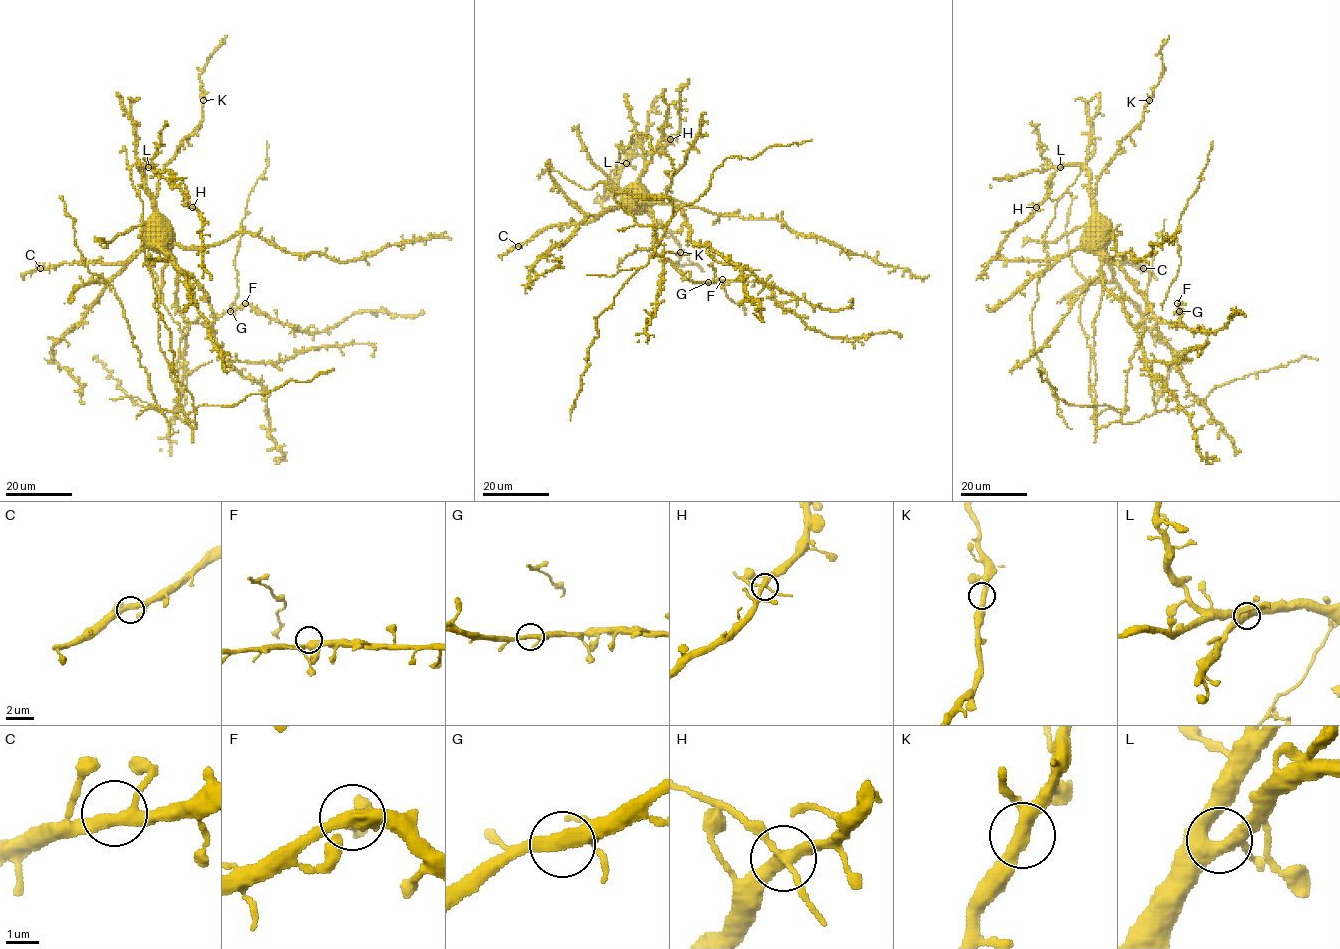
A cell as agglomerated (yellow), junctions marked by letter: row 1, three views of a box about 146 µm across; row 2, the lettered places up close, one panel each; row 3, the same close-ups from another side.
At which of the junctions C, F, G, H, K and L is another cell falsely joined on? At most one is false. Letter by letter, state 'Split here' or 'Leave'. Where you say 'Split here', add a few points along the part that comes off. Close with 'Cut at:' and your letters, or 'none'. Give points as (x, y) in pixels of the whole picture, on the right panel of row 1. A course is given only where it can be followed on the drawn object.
C: Leave
F: Leave
G: Leave
H: Split here
K: Leave
L: Leave
Cut at: H

